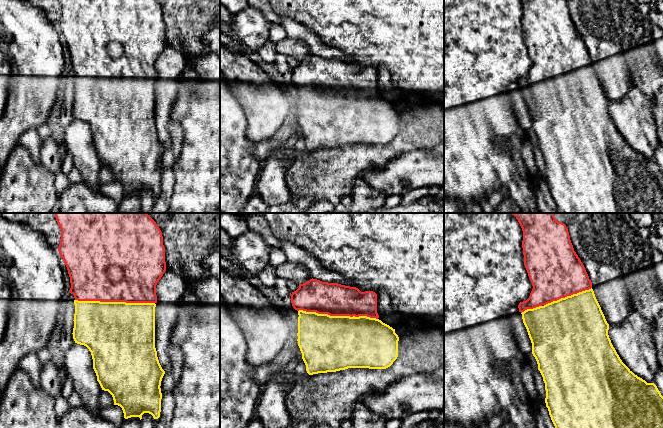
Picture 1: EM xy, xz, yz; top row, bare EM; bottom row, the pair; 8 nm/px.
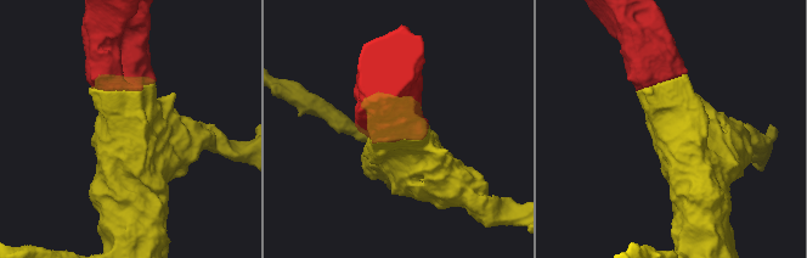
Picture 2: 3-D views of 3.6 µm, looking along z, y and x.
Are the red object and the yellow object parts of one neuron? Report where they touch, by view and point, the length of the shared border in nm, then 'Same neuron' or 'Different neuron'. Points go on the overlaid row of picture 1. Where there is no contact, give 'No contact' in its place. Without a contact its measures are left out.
Touches red at xy (115, 301). Shared border 650 nm. Same neuron

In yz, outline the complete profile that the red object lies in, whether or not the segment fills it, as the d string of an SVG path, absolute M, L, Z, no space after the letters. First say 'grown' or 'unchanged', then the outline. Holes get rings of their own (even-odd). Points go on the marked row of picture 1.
grown; M511 213L518 220L523 231L524 265L533 289L526 301L518 305L523 323L532 343L532 354L535 357L538 370L545 383L545 403L555 428L663 428L663 396L654 383L647 383L635 375L620 359L608 335L609 324L601 310L592 289L592 282L583 263L574 251L566 225L558 222L554 213Z

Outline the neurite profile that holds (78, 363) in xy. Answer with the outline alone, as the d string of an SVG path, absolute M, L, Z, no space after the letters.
M75 343L64 354L63 366L67 377L73 382L74 391L81 397L85 408L95 416L99 416L99 397L102 388L97 381L89 349Z

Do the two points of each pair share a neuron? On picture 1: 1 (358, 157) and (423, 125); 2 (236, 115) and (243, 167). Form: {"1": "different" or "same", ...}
{"1": "same", "2": "same"}

